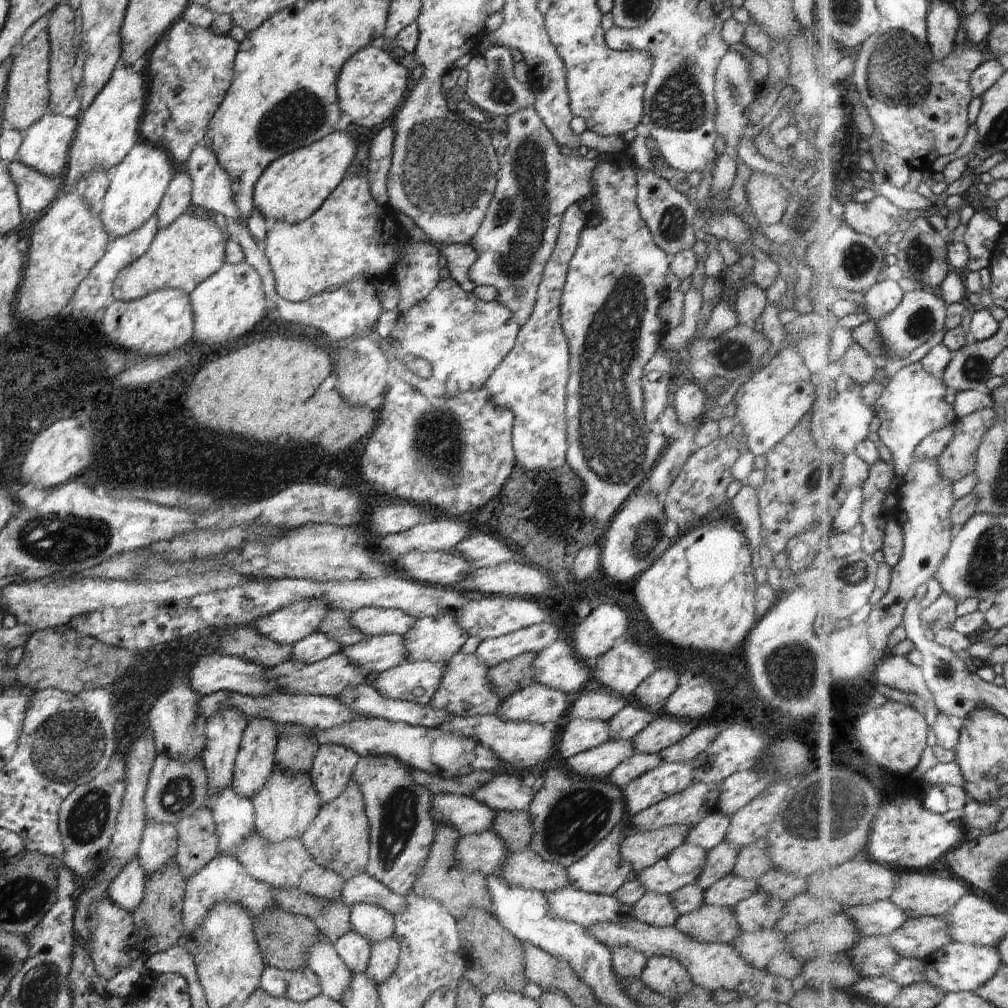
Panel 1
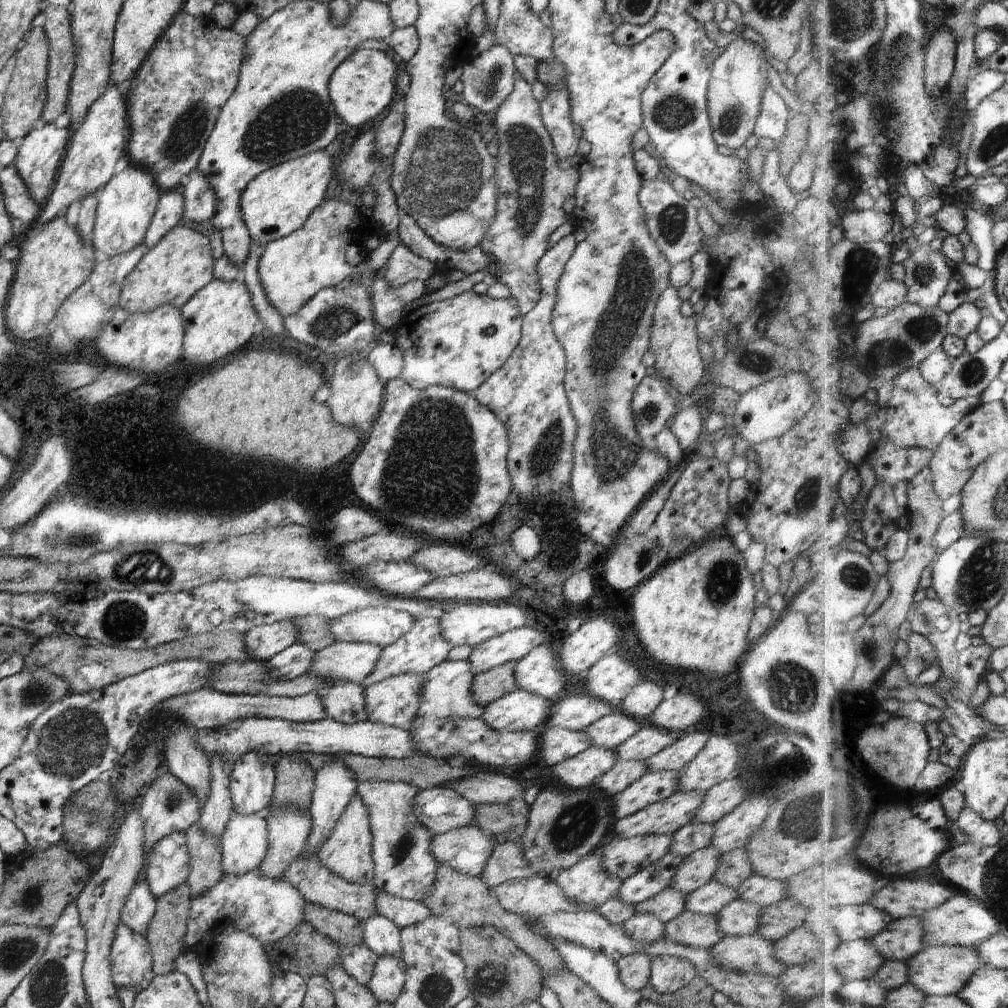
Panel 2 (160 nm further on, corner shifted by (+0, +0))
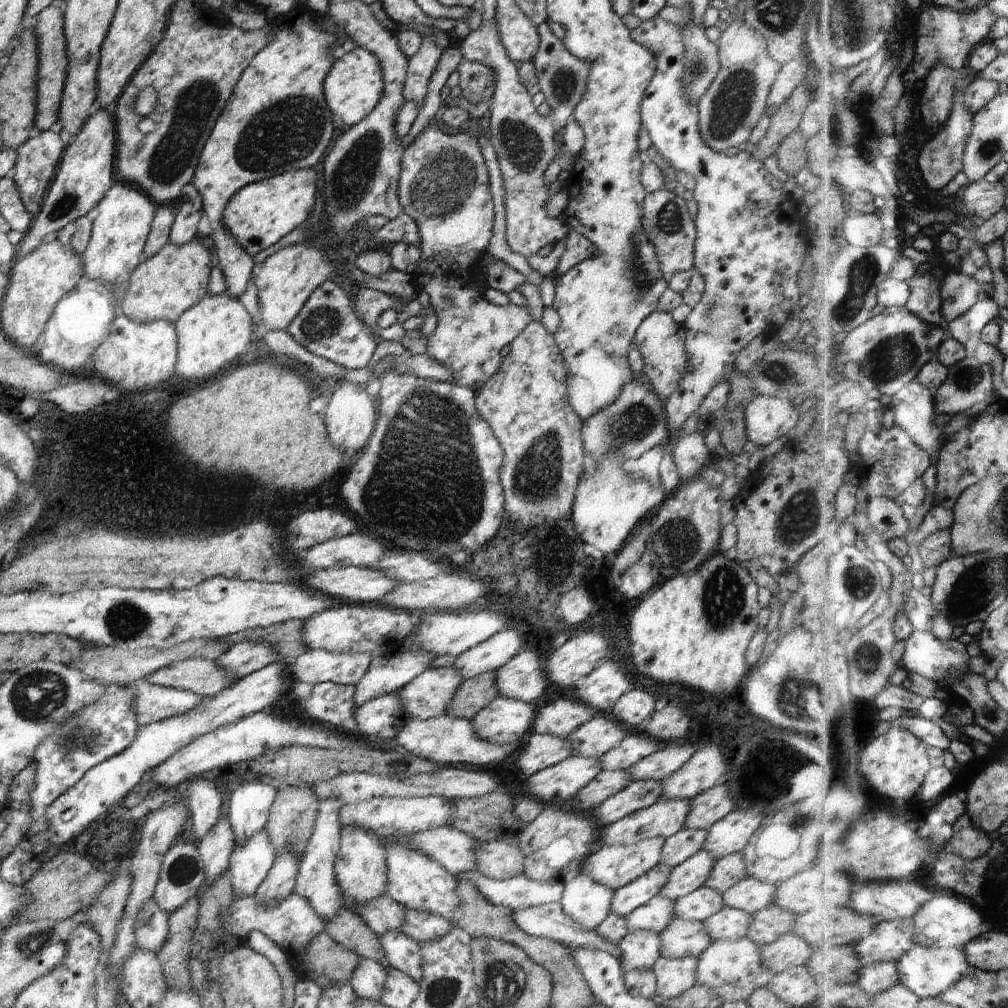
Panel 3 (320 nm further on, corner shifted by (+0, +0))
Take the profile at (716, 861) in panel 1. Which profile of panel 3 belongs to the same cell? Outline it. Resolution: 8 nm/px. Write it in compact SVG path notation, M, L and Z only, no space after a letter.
M702 848L694 856L671 869L667 884L662 887L659 895L675 901L694 892L704 886L714 863L712 856Z

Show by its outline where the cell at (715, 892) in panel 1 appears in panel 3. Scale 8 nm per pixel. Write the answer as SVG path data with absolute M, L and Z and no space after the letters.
M704 884L694 892L675 900L673 911L679 919L703 923L724 906L723 896Z

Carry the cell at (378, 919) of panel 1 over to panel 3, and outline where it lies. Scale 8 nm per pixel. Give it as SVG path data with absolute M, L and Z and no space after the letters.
M390 931L379 938L391 967L409 976L416 984L423 979L419 944L400 931Z

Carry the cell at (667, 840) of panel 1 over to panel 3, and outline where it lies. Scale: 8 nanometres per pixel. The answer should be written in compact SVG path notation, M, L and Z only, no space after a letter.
M662 837L646 839L633 845L606 847L597 845L586 858L581 872L587 874L594 882L604 885L613 891L636 880L660 863L661 852L665 843Z

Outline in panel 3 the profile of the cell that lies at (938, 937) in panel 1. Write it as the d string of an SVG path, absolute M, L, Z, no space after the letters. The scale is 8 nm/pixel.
M896 920L876 926L870 936L865 936L858 944L857 951L862 958L872 962L899 961L906 956L914 942L914 920Z

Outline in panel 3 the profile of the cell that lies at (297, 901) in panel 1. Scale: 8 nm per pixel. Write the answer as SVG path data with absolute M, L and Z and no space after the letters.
M342 909L327 925L325 931L342 946L358 953L364 959L376 961L382 968L390 969L379 936L352 910Z

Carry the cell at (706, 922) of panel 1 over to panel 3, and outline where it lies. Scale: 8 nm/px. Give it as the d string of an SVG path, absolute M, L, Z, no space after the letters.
M675 917L659 934L661 956L667 959L683 959L700 956L712 942L704 923L685 921Z

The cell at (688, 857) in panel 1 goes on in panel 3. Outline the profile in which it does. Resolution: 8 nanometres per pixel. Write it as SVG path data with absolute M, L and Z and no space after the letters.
M658 863L646 874L614 891L611 912L626 918L631 912L659 894L662 887L667 884L670 871L670 867Z

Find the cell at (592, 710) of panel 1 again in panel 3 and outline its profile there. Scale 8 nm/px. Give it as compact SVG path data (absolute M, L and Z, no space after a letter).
M558 698L538 708L529 732L563 739L597 712L577 698Z

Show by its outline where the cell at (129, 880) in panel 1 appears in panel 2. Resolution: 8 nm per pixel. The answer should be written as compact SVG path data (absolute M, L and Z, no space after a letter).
M145 880L136 882L122 909L121 922L132 932L146 936L157 909L155 899Z

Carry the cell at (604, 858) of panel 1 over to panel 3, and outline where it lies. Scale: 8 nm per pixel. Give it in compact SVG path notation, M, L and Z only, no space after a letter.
M580 874L564 886L559 903L564 912L583 929L594 931L611 912L614 891Z

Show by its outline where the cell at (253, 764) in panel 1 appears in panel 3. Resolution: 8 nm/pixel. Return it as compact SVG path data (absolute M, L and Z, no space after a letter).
M257 780L241 783L234 790L227 817L236 845L265 828L277 791L272 785Z

